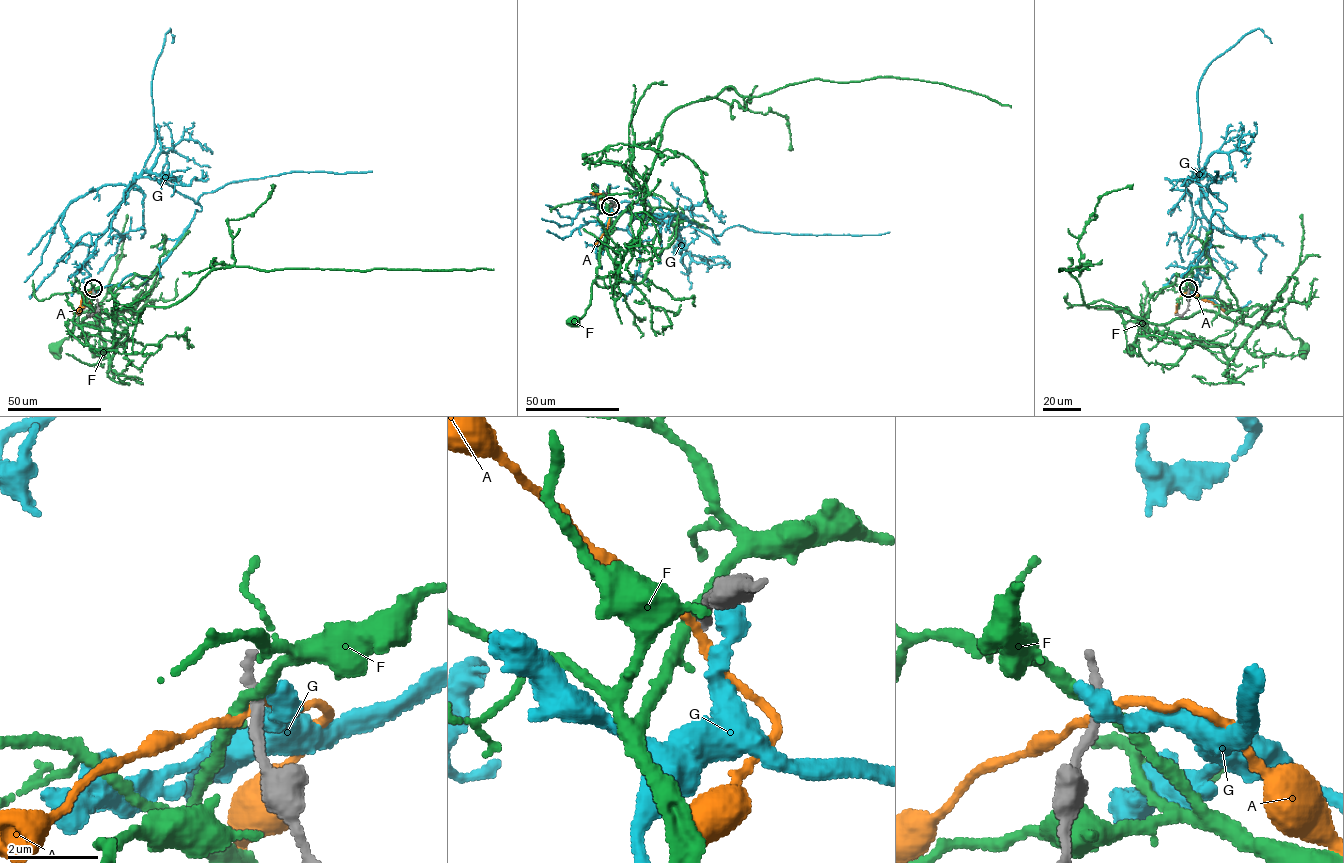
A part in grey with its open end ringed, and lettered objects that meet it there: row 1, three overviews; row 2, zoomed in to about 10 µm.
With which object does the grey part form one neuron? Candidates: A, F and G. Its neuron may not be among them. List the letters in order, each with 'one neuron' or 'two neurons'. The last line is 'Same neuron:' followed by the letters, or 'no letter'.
A: two neurons
F: two neurons
G: two neurons
Same neuron: no letter

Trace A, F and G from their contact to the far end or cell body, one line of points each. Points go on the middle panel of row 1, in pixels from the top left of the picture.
A: (610, 206), (613, 211), (607, 228), (594, 245)
F: (610, 206), (607, 250), (618, 281), (600, 287), (593, 281), (590, 303), (585, 313), (572, 322)
G: (611, 206), (659, 218), (677, 213), (711, 229), (719, 244), (680, 213), (655, 214), (673, 218), (689, 289)

